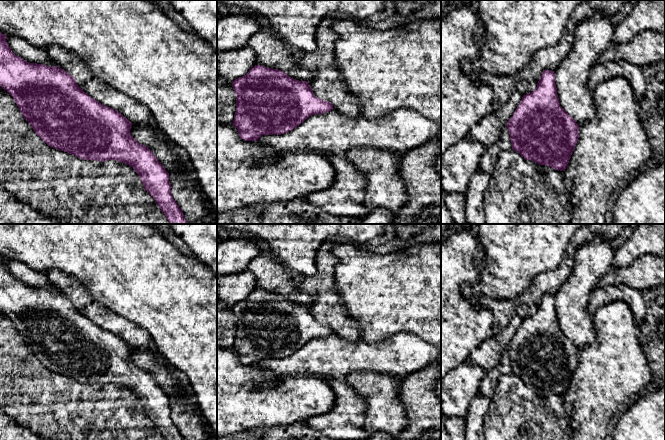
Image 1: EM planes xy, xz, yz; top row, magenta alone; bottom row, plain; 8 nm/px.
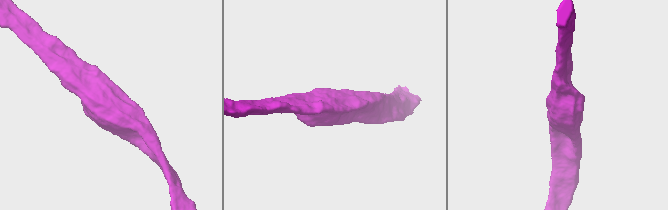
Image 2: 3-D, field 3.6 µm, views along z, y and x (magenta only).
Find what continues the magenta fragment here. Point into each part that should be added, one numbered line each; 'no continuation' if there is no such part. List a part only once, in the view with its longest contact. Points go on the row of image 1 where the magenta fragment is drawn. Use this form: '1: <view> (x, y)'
no continuation

